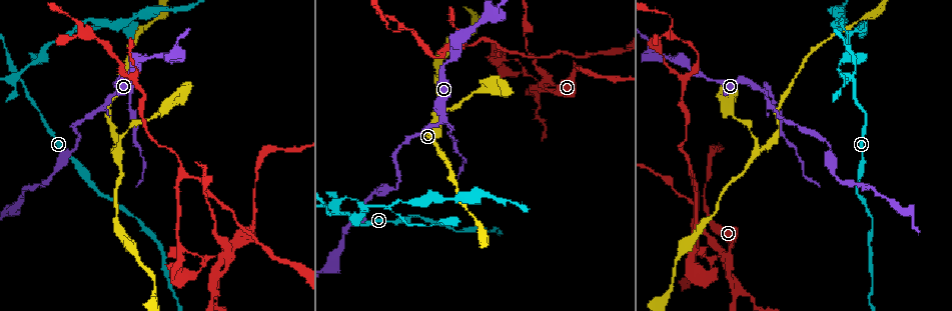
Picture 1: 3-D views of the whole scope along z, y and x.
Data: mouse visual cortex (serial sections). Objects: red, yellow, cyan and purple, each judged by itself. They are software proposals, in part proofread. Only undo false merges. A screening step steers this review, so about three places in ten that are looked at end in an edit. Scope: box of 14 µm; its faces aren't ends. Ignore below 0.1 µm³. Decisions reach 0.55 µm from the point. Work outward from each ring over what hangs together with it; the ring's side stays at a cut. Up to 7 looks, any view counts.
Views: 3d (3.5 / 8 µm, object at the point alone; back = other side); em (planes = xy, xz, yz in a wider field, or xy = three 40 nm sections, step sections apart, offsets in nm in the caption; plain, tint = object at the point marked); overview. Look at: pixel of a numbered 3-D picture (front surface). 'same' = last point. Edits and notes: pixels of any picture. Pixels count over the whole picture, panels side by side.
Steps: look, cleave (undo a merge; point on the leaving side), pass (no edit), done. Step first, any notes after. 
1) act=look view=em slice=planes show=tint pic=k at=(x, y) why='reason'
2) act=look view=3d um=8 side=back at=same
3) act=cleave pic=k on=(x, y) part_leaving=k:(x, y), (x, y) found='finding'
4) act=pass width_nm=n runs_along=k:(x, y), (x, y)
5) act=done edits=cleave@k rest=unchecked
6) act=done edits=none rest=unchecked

act=look view=3d um=3.5 pic=1 at=(440, 122) why='sharp bend'

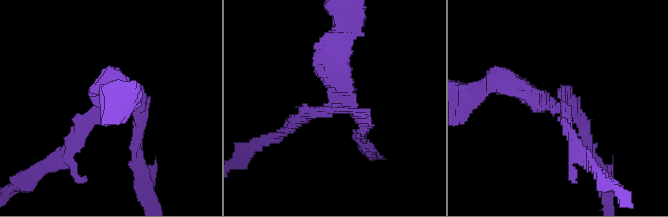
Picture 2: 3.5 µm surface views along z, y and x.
act=look view=em slice=xy step=3 show=tint pic=2 at=(556, 107) arms=3 arm_widths_nm=150,200,350

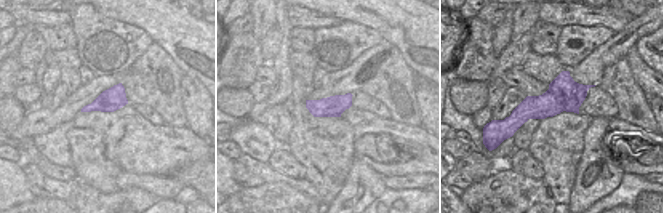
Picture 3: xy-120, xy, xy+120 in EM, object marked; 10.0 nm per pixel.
act=pass runs_along=3:(586, 87), (525, 110), (506, 128) found='one cell here'

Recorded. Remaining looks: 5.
act=look view=3d um=8 pic=1 at=(17, 78)

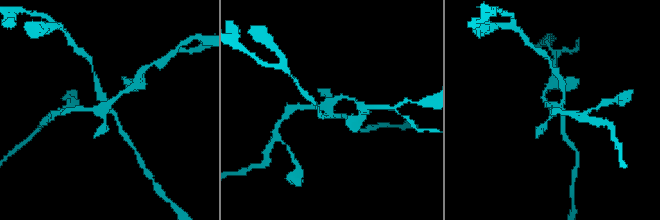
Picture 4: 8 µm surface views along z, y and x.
act=look view=em slice=xy step=5 show=tint pic=4 at=(108, 106) why='shape alone is not enough'

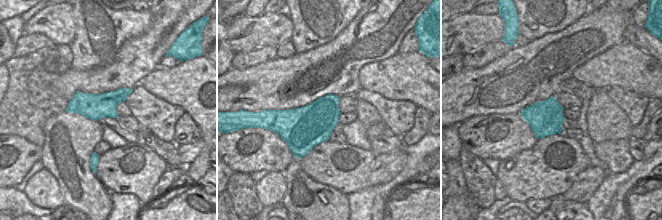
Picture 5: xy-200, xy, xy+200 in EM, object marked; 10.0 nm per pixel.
act=cleave pic=4 on=(328, 95) part_leaving=4:(331, 112), (337, 97), (356, 102) found='two cells meet here'

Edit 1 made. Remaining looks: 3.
act=look view=3d um=3.5 pic=1 at=(757, 154) why='three arms meet'

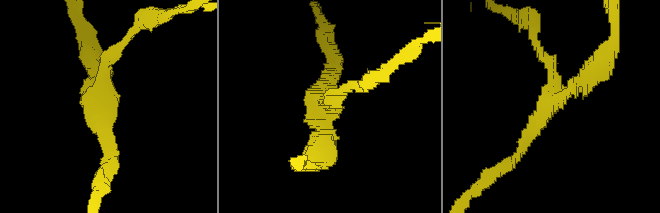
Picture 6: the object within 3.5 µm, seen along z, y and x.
act=look view=em slice=planes show=tint pic=6 at=(325, 109) arms=3 arm_widths_nm=150,200,300

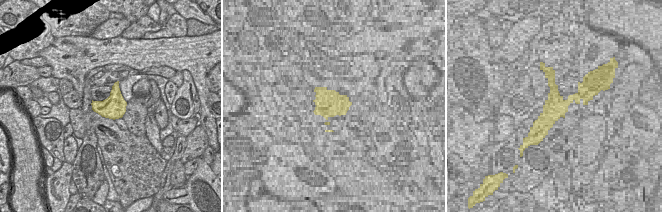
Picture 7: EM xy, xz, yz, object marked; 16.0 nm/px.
act=pass width_nm=380 runs_along=6:(604, 60), (555, 100), (517, 155) found='continuous, no second cell'

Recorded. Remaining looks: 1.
act=done edits=cleave@4 rest=unchecked

